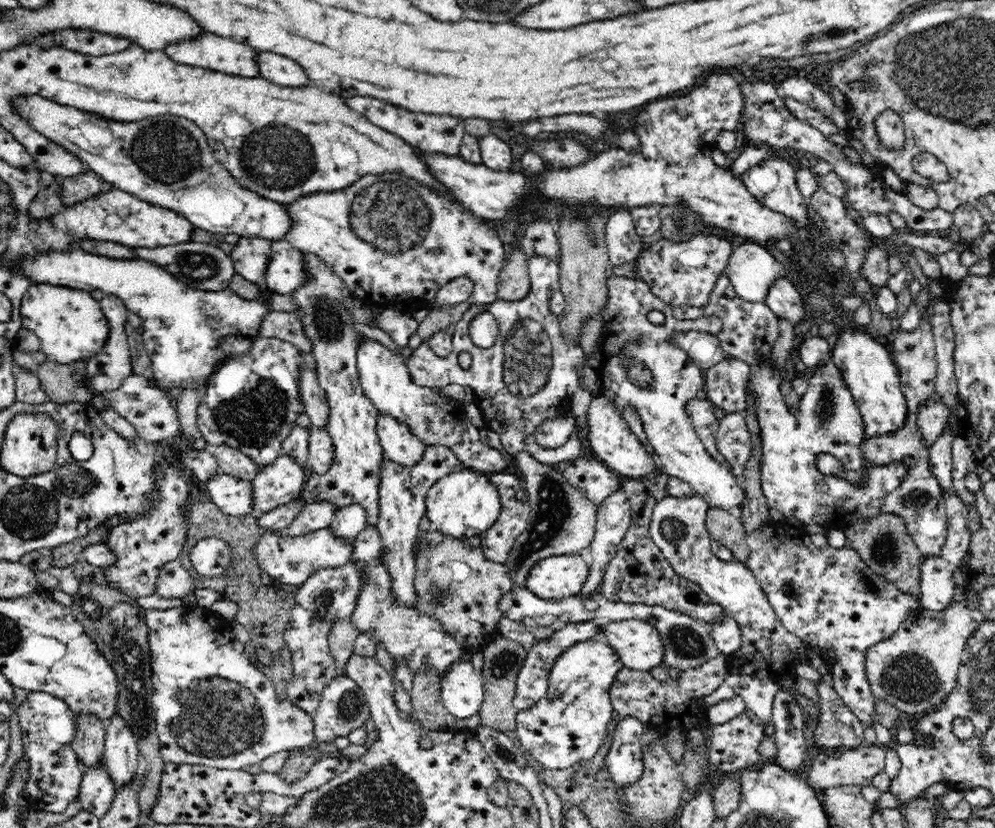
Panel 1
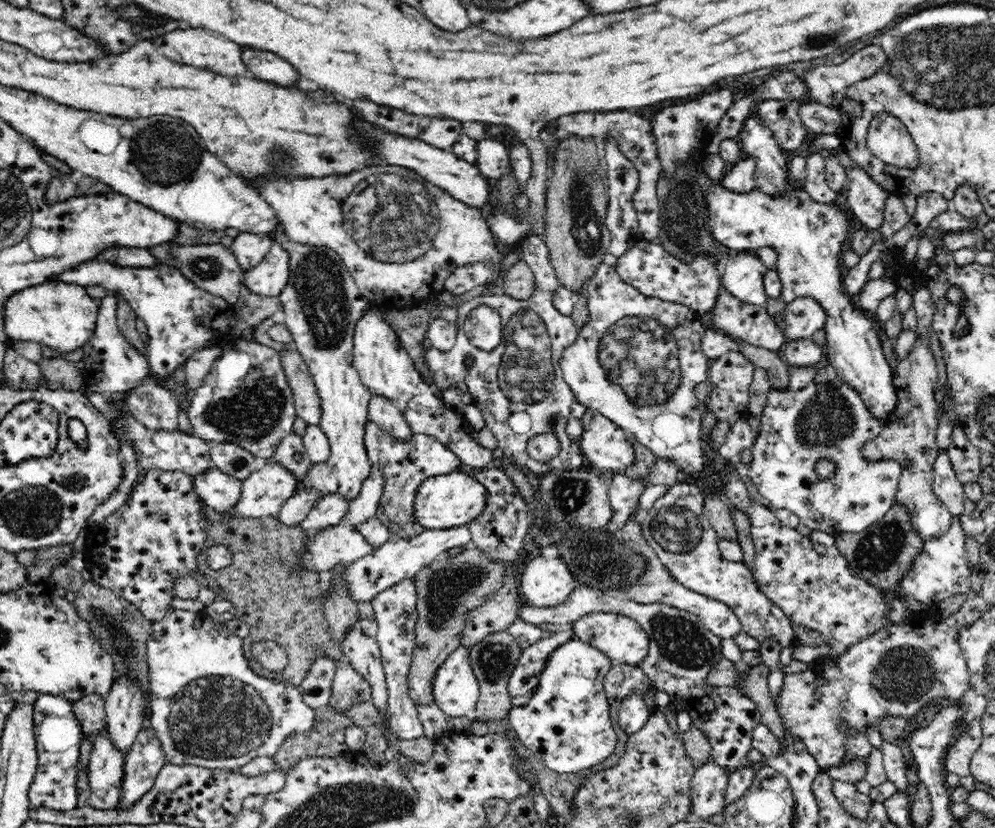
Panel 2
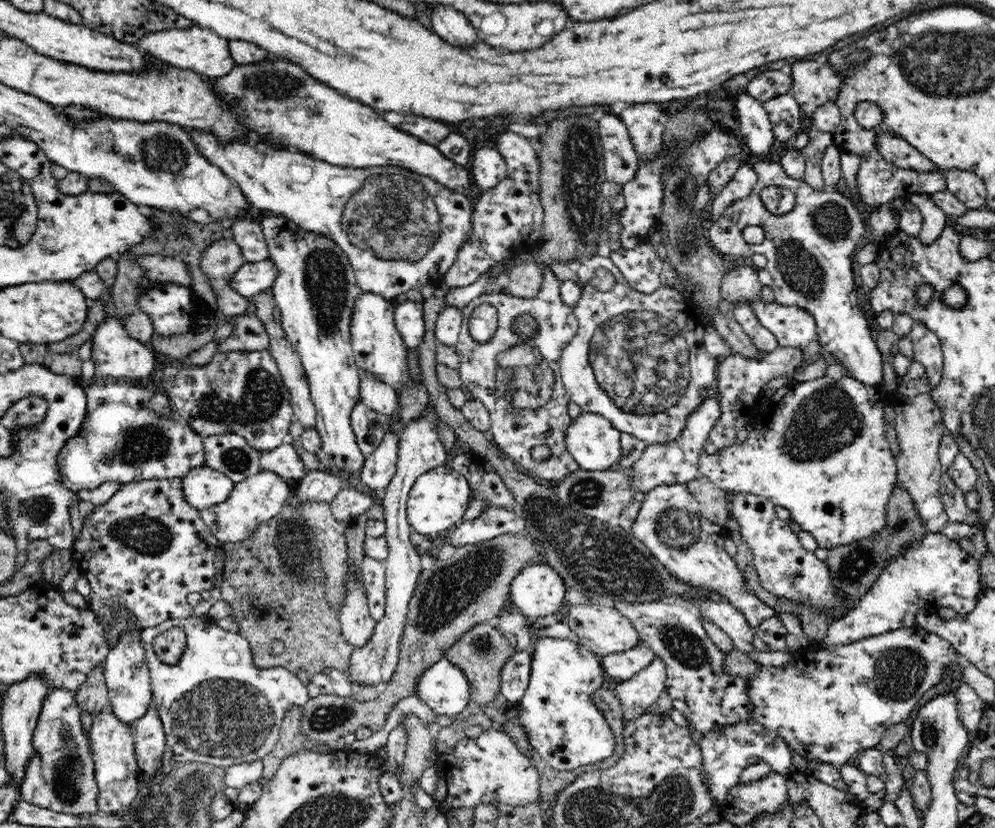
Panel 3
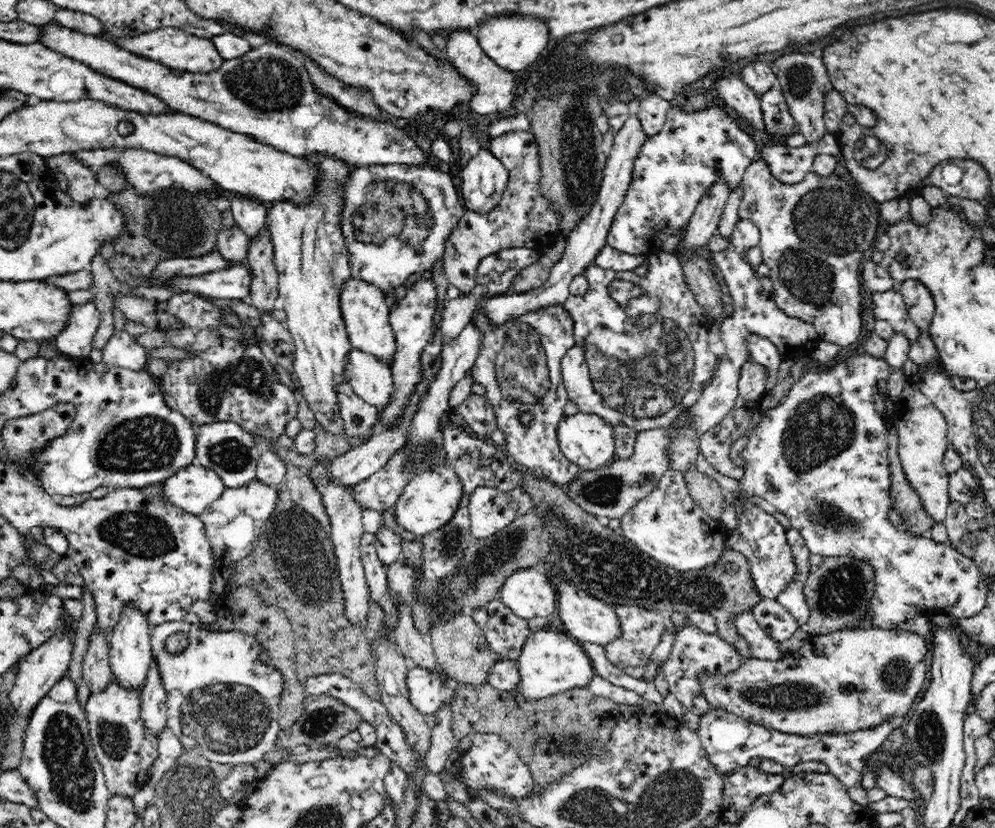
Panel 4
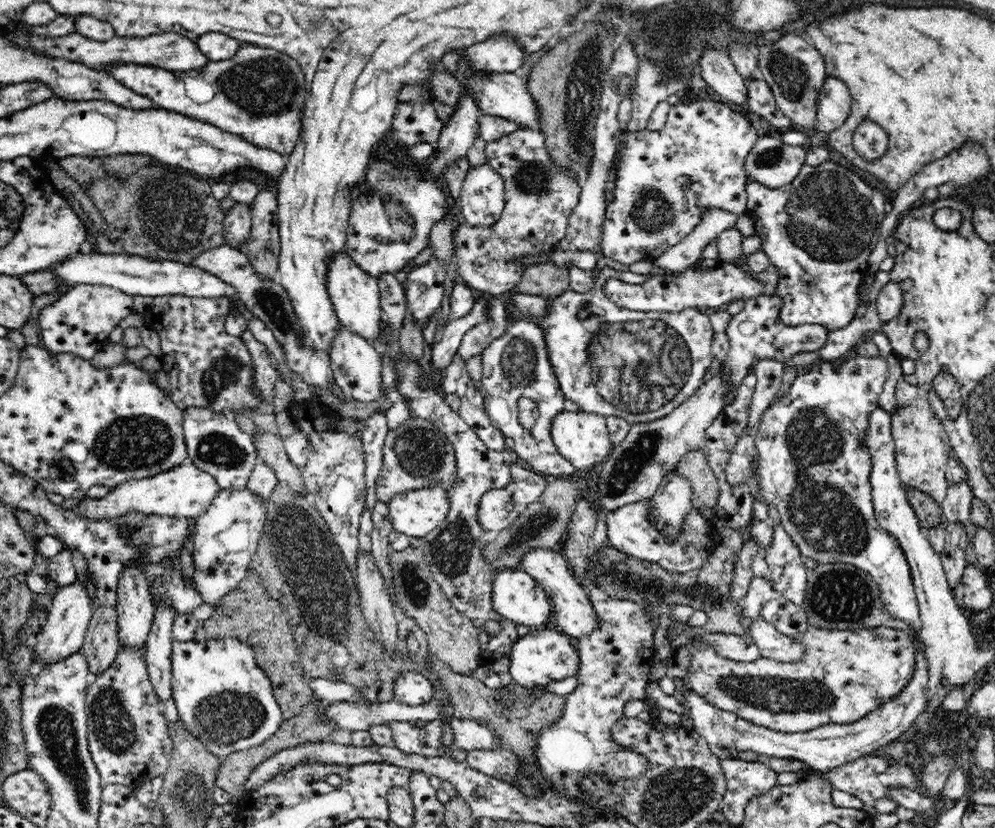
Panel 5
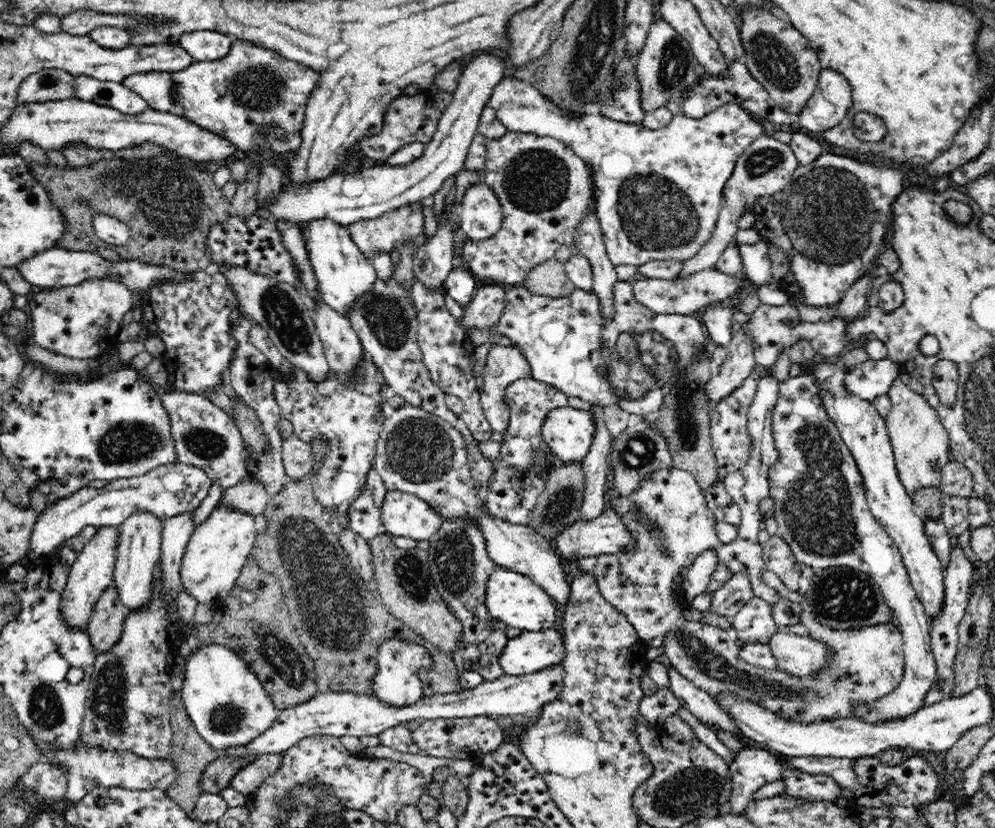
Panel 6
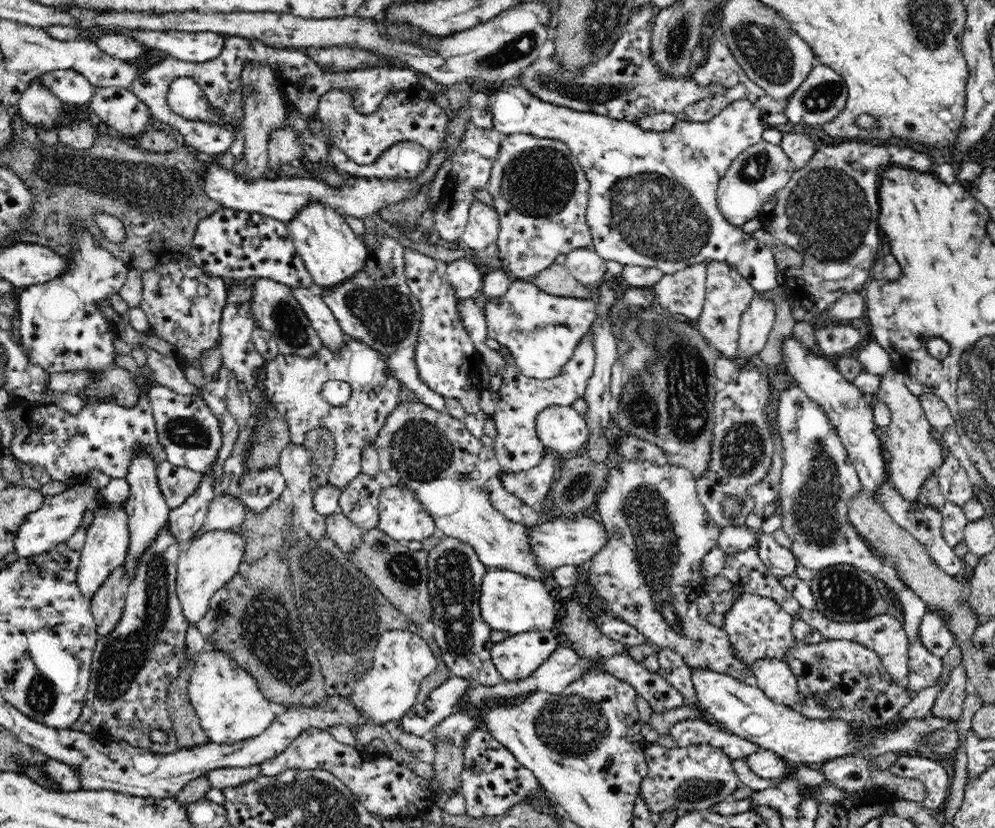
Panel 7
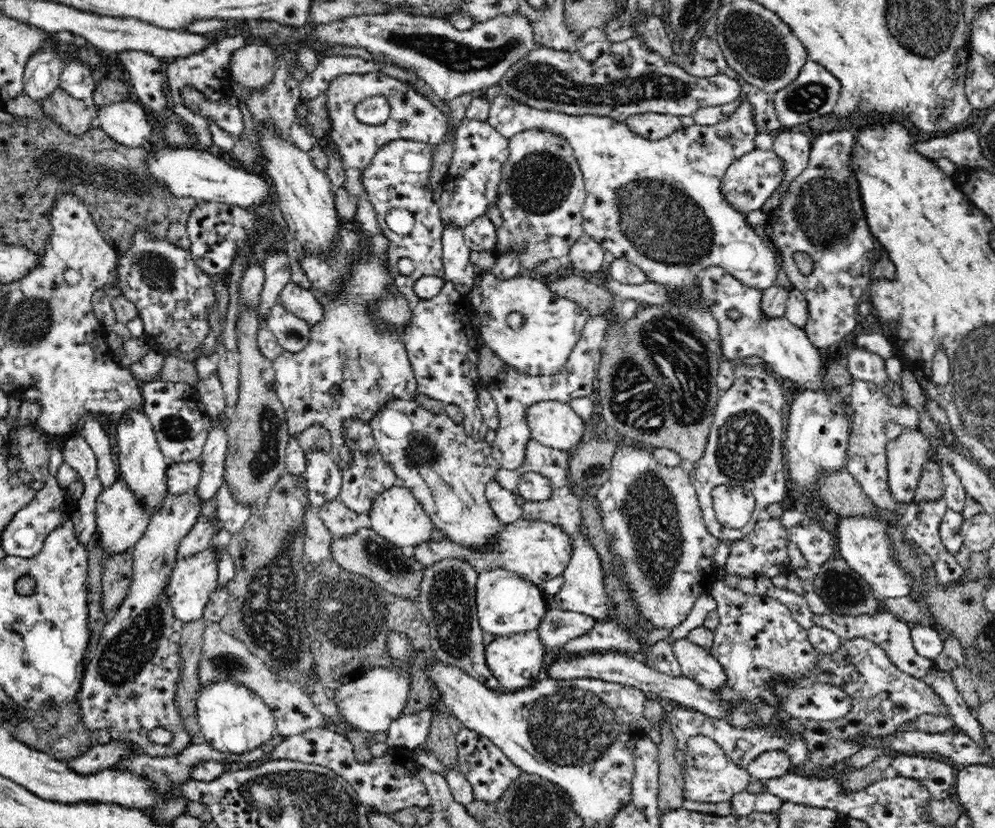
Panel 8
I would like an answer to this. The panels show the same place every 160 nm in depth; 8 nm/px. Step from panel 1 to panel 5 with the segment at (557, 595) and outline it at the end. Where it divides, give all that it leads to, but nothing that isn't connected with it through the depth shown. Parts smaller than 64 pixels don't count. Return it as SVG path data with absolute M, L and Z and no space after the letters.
M522 568L504 569L502 572L496 572L491 593L491 603L495 607L495 611L514 624L524 624L524 626L539 629L546 625L550 613L553 612L551 598L547 591Z

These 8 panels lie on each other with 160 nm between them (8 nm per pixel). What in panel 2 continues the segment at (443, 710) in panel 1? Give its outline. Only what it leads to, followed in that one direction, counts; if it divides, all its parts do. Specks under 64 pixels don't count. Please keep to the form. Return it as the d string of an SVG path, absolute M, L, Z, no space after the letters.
M469 546L457 556L446 560L435 560L415 574L416 648L408 673L408 692L418 705L434 704L435 695L432 683L436 671L448 658L448 655L461 646L461 631L464 630L465 616L474 607L485 602L485 598L501 586L504 578L504 561L492 561L482 550Z

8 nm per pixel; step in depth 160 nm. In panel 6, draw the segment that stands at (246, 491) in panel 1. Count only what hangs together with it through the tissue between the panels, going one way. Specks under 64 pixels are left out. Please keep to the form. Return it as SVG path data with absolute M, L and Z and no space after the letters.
M174 462L171 465L157 466L138 477L108 481L99 489L85 486L70 497L47 503L35 522L34 532L31 534L31 551L41 559L49 557L55 554L66 540L76 536L84 526L118 526L131 514L138 512L152 513L152 516L160 518L161 521L178 517L182 513L190 513L204 500L212 483L212 479L203 470Z

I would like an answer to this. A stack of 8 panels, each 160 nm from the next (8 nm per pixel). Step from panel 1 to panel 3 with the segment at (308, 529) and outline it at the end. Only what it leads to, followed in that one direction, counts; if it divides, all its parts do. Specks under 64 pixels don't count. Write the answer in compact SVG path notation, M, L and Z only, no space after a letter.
M346 487L329 502L329 512L336 520L346 524L352 518L357 517L369 510L376 502L376 498L371 493L361 493L358 489Z

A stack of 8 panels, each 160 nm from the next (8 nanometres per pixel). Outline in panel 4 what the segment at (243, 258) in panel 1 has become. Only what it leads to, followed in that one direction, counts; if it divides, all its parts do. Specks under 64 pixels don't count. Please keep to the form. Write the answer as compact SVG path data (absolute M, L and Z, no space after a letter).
M230 196L230 201L235 224L242 229L244 235L248 235L248 239L251 242L265 227L267 218L266 206L262 206L260 201L249 200L249 198L244 197Z

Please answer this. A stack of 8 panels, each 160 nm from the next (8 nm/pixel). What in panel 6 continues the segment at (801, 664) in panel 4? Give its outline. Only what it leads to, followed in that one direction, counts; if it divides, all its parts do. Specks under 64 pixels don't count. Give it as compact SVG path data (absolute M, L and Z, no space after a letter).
M672 467L660 469L644 482L640 482L640 490L636 494L612 499L610 502L610 507L618 511L622 515L623 522L630 527L632 535L638 541L638 546L632 553L599 555L592 573L599 585L600 594L616 609L627 615L628 621L638 631L639 637L644 642L653 638L663 638L664 661L712 698L718 698L722 694L735 696L737 700L756 704L759 708L764 708L783 720L812 724L848 718L852 716L854 708L872 704L890 694L899 685L905 671L903 634L899 627L890 621L858 629L836 630L830 626L821 625L804 606L800 615L801 623L810 631L810 638L815 638L824 644L827 650L825 665L813 673L794 675L778 666L758 667L748 664L738 655L738 640L730 638L726 630L707 625L702 621L690 621L684 617L682 612L686 606L681 598L682 588L678 592L673 592L672 588L669 588L673 576L678 573L682 577L686 576L686 570L702 552L718 550L723 545L715 529L716 517L711 514L703 491L692 473Z

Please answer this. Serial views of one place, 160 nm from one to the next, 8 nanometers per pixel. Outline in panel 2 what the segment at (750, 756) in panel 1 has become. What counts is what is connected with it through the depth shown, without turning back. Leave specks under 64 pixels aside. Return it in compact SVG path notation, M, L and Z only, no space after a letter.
M582 586L574 589L562 604L550 608L532 606L521 595L518 598L519 618L536 626L543 622L556 626L572 624L585 614L595 612L621 614L643 626L651 642L647 657L638 666L647 674L650 684L656 690L669 694L671 704L675 702L680 710L692 716L691 724L707 736L715 764L732 771L748 767L748 751L753 750L752 733L761 723L761 712L738 687L712 687L704 683L707 674L723 657L721 638L708 630L696 615L660 603L642 604L620 595L598 594L595 589Z

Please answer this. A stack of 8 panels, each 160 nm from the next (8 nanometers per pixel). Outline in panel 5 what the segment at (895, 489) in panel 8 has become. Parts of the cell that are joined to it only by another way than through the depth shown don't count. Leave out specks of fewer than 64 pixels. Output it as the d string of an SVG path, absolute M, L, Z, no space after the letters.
M903 378L896 383L897 406L891 422L891 433L895 442L897 471L902 482L928 494L936 504L942 505L949 482L945 477L948 460L953 456L943 421L931 408L928 393L923 387L910 385Z

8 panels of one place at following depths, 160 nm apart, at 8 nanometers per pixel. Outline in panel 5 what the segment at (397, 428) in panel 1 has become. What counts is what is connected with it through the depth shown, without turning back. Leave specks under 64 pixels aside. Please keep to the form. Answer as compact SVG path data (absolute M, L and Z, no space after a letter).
M340 324L339 336L329 354L330 366L333 372L333 382L347 396L363 403L373 402L382 396L383 373L381 354L378 348L364 338L354 337L344 326Z

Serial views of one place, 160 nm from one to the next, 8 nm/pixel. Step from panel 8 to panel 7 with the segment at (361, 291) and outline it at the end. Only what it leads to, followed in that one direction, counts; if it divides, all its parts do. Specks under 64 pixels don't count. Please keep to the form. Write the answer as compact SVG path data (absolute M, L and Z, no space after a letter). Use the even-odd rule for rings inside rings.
M347 338L347 346L338 354L330 353L324 345L316 354L311 357L300 355L276 355L276 358L264 364L265 380L264 388L266 395L272 405L277 409L277 413L282 414L286 423L289 424L291 442L303 444L305 434L318 427L327 428L333 434L335 440L335 456L333 466L328 474L328 486L336 490L344 490L348 484L359 476L361 469L364 448L374 444L376 437L382 430L388 416L401 403L398 392L403 388L400 381L392 375L392 370L388 369L388 363L384 361L382 354L378 350L368 347L368 344L360 340ZM329 380L341 380L351 386L351 396L343 406L332 406L324 400L322 387Z

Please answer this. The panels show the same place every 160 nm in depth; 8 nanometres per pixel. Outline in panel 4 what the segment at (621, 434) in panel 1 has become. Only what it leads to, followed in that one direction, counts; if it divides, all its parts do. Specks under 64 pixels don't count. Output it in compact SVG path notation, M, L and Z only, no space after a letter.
M578 412L572 416L565 415L559 423L557 434L562 454L570 462L577 464L580 472L600 469L616 460L613 426L596 414Z

